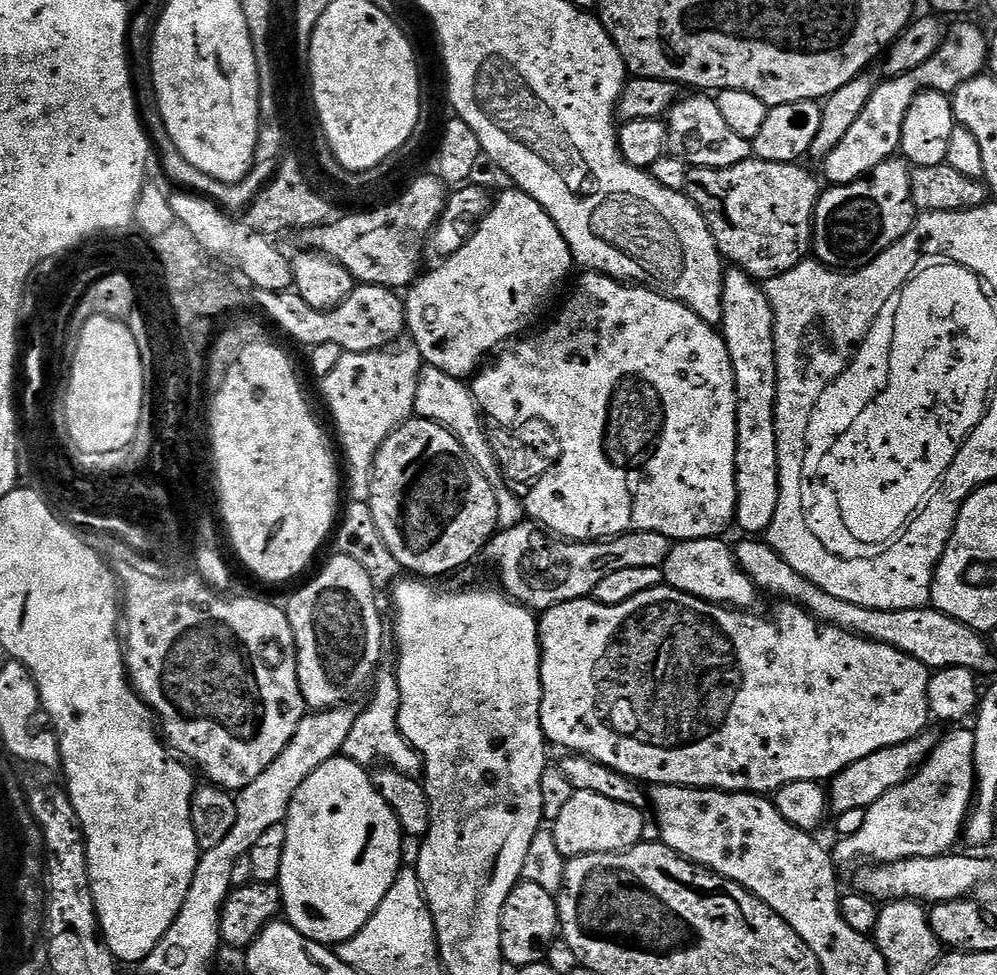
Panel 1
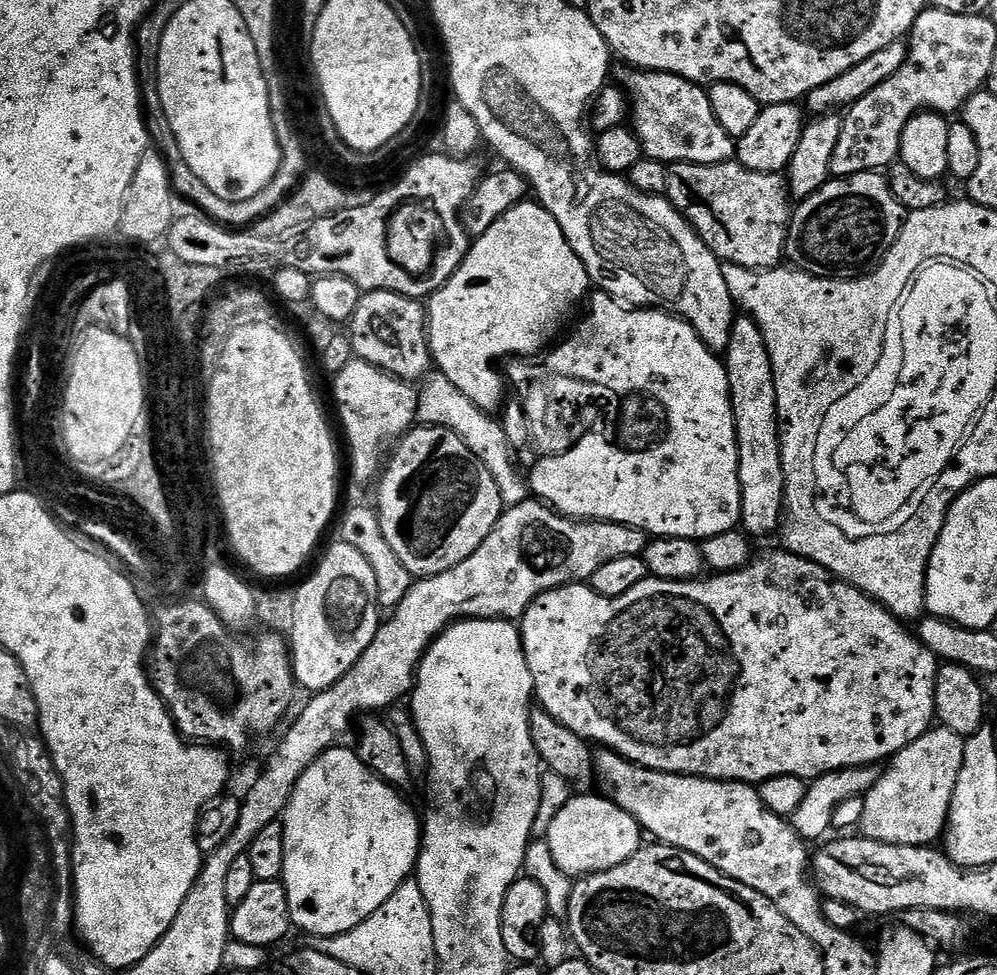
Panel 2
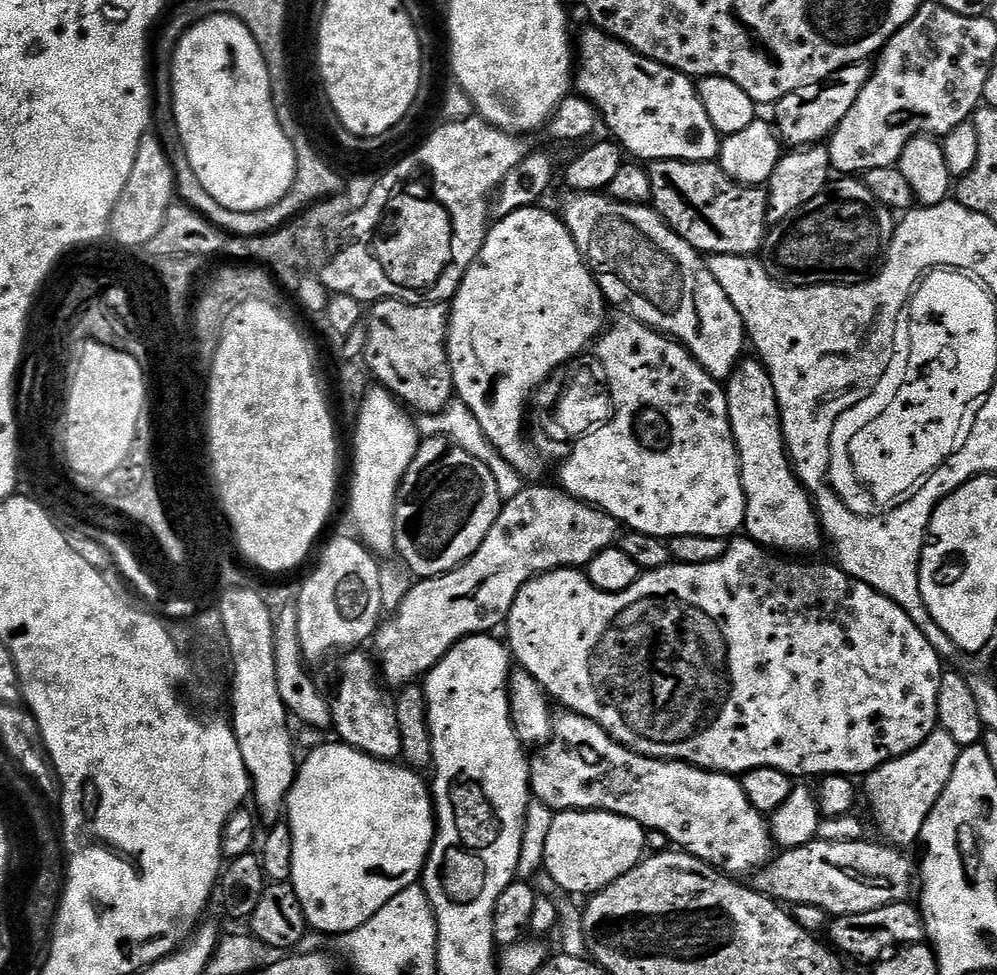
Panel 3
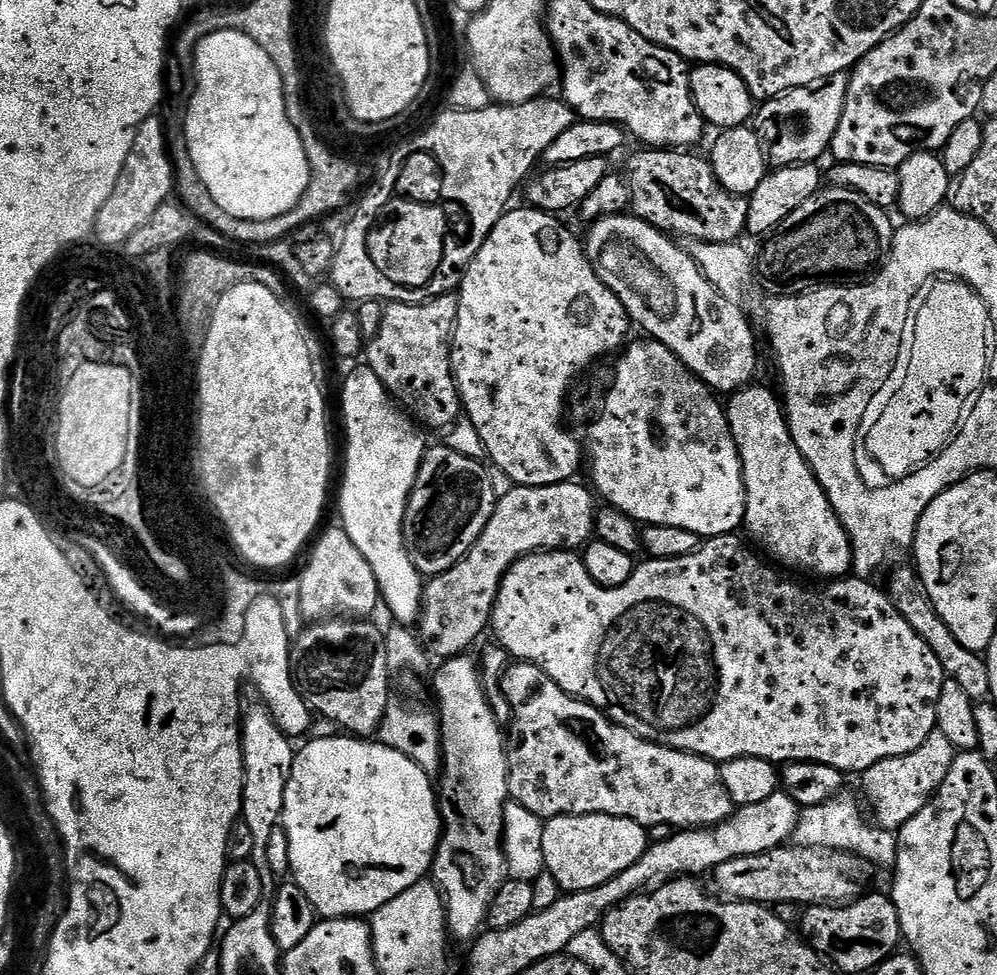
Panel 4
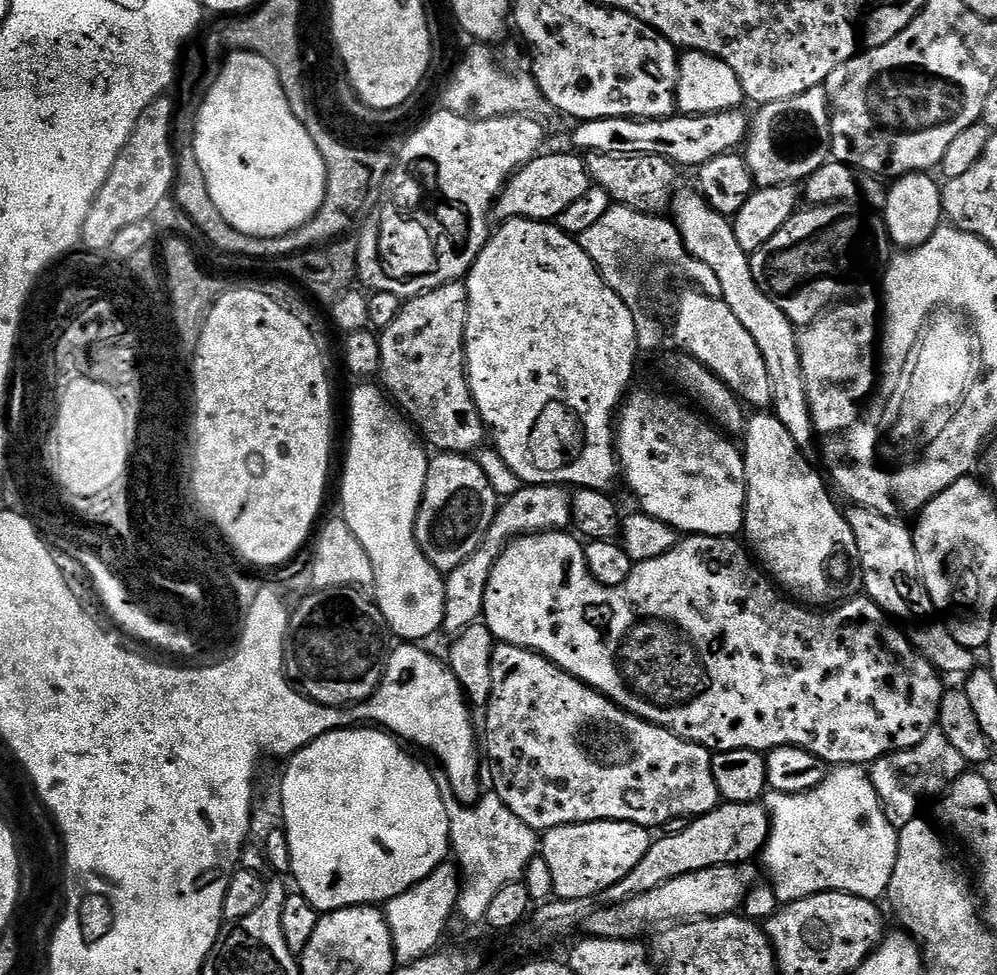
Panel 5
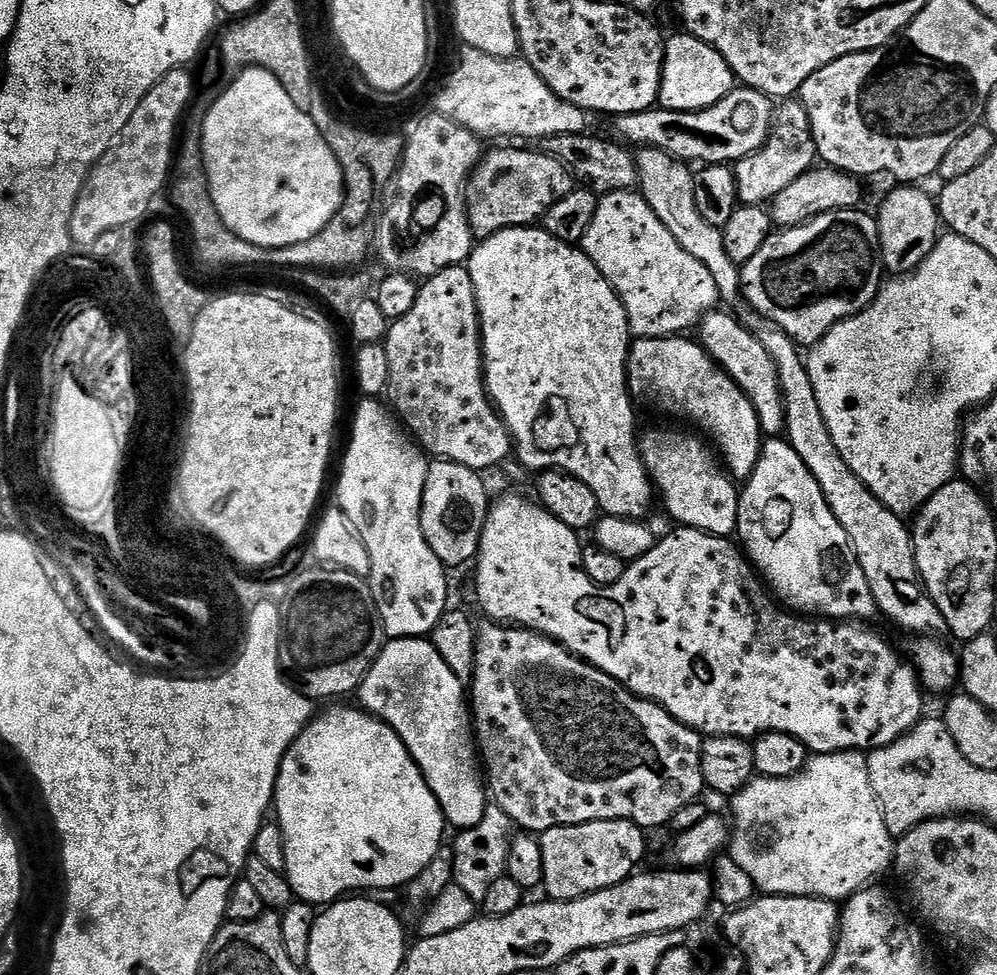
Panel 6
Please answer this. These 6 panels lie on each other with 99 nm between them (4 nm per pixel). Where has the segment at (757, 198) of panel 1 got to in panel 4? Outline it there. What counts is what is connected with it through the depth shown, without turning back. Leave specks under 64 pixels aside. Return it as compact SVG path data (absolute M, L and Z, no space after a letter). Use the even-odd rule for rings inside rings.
M648 148L640 150L644 152L636 152L632 156L632 161L628 164L628 172L626 171L626 179L630 186L630 194L632 195L631 211L638 217L639 220L645 220L650 226L660 229L665 234L671 234L676 238L687 238L689 240L705 240L711 244L730 244L741 239L745 235L748 227L748 201L742 196L732 196L718 182L718 178L714 174L711 163L707 159L704 160L700 156L695 156L695 151L692 150L669 150L667 148Z

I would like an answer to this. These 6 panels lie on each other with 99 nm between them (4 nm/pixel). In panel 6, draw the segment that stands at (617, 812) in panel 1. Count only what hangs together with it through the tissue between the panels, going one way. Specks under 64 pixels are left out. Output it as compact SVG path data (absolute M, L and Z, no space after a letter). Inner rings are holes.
M595 820L539 833L544 867L543 891L554 900L573 900L627 880L641 867L645 829L629 820Z

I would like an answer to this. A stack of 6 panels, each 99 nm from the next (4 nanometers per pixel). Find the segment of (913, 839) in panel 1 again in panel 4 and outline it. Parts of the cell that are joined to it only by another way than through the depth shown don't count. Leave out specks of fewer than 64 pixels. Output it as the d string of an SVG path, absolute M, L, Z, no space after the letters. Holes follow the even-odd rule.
M935 731L928 735L922 746L918 746L918 750L898 758L886 758L866 769L859 780L872 807L875 823L885 830L899 830L903 824L910 822L910 818L922 811L940 789L957 755L957 748L946 739L946 734Z

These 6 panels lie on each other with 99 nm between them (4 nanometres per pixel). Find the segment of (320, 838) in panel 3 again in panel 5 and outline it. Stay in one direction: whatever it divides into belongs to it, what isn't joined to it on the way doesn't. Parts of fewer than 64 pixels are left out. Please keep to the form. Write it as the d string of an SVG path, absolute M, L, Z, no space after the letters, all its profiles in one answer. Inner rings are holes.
M353 726L351 728L337 728L334 732L327 732L322 738L310 742L305 748L299 748L292 753L287 761L288 769L280 780L280 808L284 811L282 827L290 842L290 862L292 870L291 879L296 879L299 895L304 896L315 906L317 912L337 912L343 908L355 908L357 906L380 906L393 900L398 894L410 890L426 874L430 874L445 863L450 852L450 823L447 821L446 809L442 806L438 787L432 777L433 769L427 767L420 760L415 760L409 749L396 736L381 730L376 726Z

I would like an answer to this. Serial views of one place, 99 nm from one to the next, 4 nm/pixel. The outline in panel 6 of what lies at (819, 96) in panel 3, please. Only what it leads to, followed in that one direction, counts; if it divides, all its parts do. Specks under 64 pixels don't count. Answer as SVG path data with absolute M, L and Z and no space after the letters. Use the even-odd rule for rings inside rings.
M784 102L775 109L772 128L768 131L766 142L754 154L735 161L736 185L741 205L771 205L781 190L786 190L790 182L802 178L817 163L814 130L810 124L810 114L806 114L803 104Z

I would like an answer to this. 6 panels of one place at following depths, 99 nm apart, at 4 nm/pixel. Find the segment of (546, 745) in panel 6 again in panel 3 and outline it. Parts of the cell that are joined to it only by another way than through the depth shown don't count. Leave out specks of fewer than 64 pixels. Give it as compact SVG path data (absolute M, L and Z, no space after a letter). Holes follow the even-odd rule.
M564 710L553 719L553 737L555 743L560 743L560 748L552 748L553 746L541 747L535 753L537 756L533 755L531 757L528 766L528 786L531 795L551 810L556 812L613 812L619 816L625 816L634 822L638 822L646 830L652 831L653 828L654 831L661 832L666 839L673 840L676 843L673 845L677 849L689 852L691 856L697 856L699 860L705 860L713 868L718 868L725 874L740 874L736 872L748 871L751 873L753 870L763 869L773 859L774 841L769 821L766 819L765 813L754 810L754 806L750 806L750 802L746 798L746 792L742 790L737 777L730 776L727 772L707 772L704 768L695 768L693 764L683 764L680 760L656 760L653 756L643 756L637 752L631 752L629 748L618 743L609 732L602 730L602 726L598 726L590 718L579 716L577 712Z

